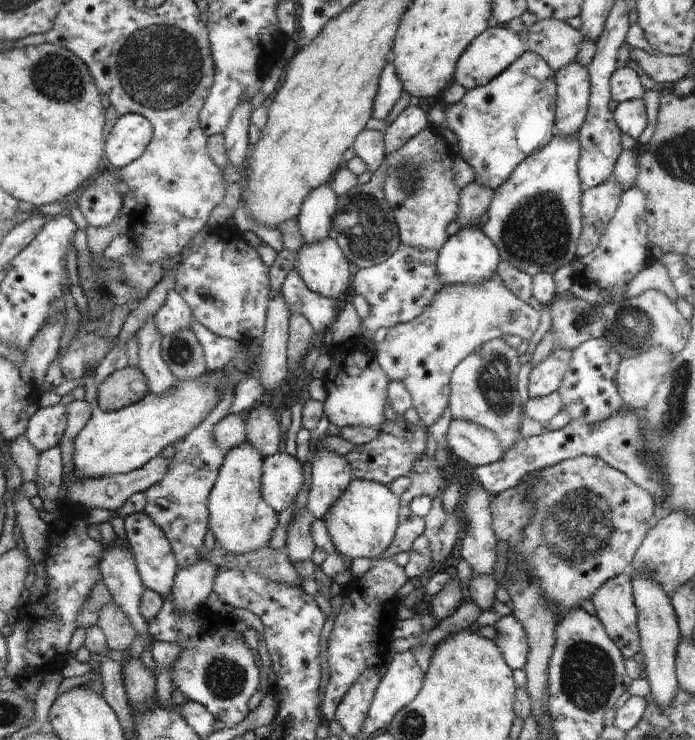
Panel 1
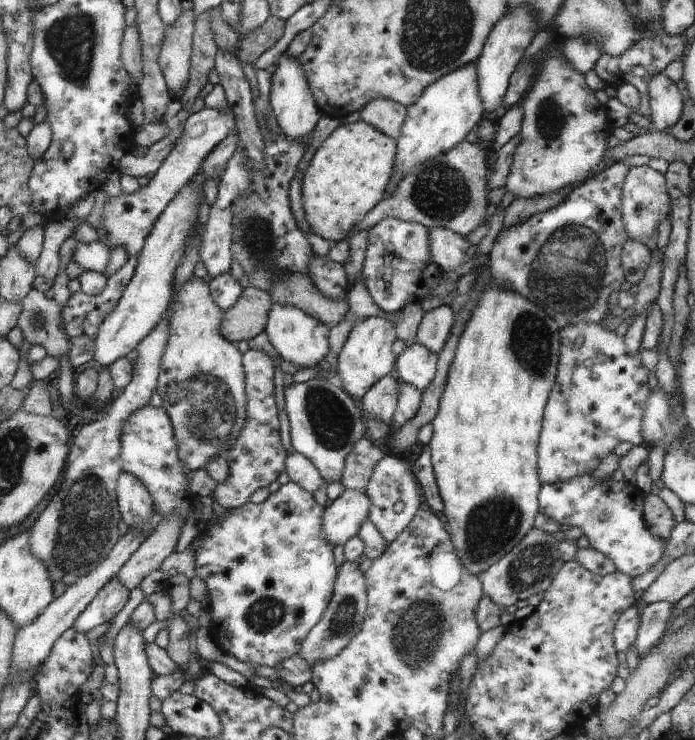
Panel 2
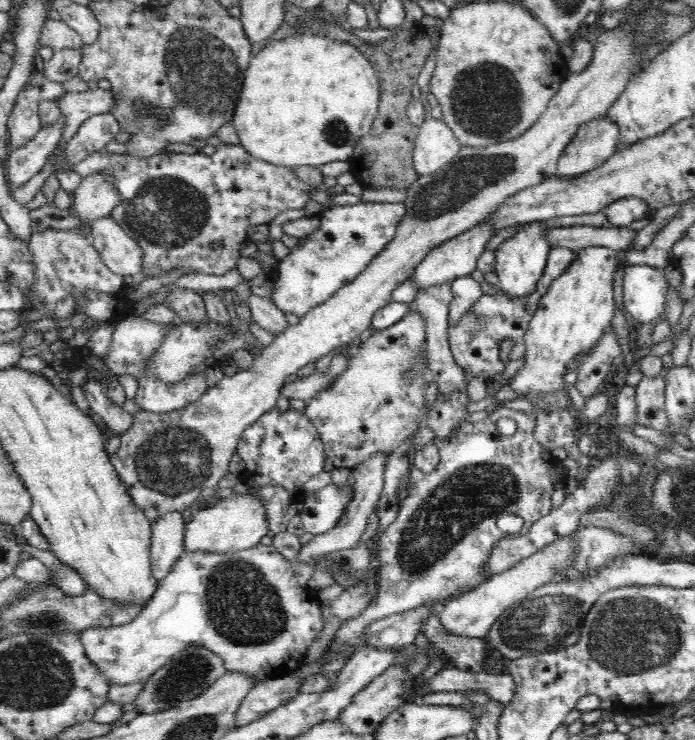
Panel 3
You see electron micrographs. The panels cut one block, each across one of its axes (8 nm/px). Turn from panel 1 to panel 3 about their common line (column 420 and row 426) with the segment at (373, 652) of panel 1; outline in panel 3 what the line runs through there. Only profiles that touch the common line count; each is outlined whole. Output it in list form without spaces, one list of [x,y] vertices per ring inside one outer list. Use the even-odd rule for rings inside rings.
[[[507,407],[498,408],[489,413],[482,421],[470,423],[464,422],[450,434],[449,438],[437,441],[440,455],[436,468],[424,474],[422,480],[416,482],[414,488],[410,488],[408,496],[402,500],[396,522],[386,528],[380,536],[378,543],[373,544],[374,556],[378,568],[378,585],[375,588],[374,597],[369,608],[366,608],[358,619],[342,623],[332,646],[331,652],[337,652],[338,659],[328,662],[321,673],[327,678],[328,674],[338,675],[344,663],[353,655],[354,646],[360,642],[360,636],[364,627],[370,622],[384,618],[392,614],[416,610],[425,605],[448,603],[456,600],[467,591],[478,588],[491,578],[486,568],[490,566],[492,552],[500,540],[520,538],[526,536],[532,528],[532,524],[548,516],[552,510],[552,494],[554,494],[554,478],[556,484],[562,486],[568,480],[564,461],[554,457],[548,448],[536,439],[537,417],[528,412],[516,411]],[[500,418],[512,418],[516,422],[516,431],[510,436],[502,436],[496,429],[496,422]],[[504,514],[516,514],[523,518],[523,528],[514,535],[503,533],[498,529],[496,520]]]

